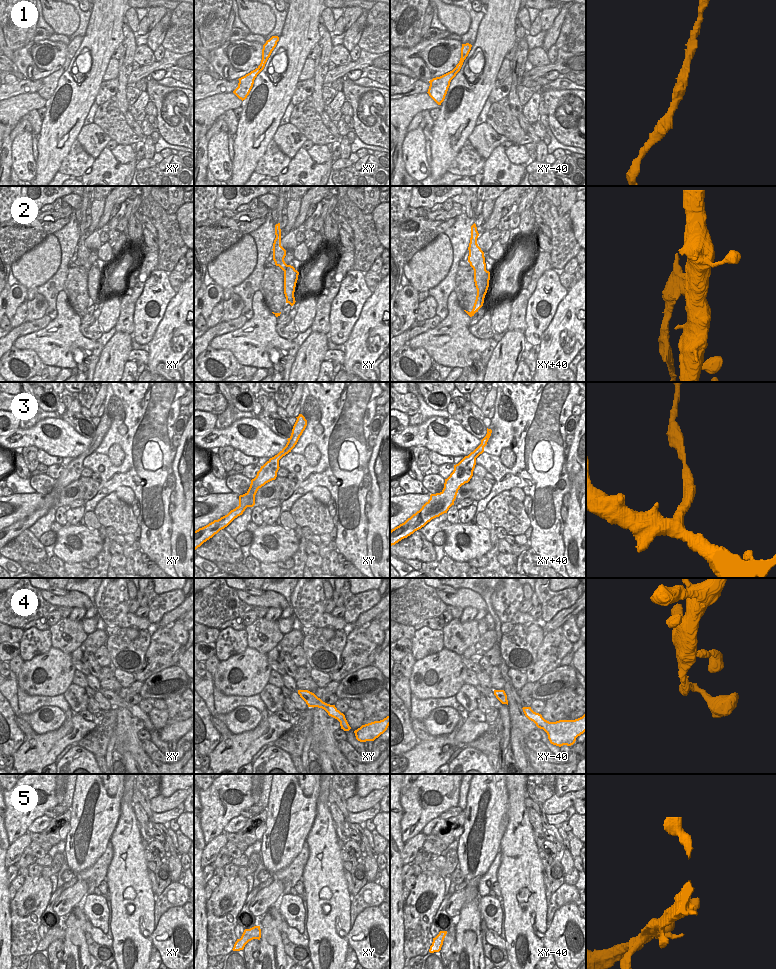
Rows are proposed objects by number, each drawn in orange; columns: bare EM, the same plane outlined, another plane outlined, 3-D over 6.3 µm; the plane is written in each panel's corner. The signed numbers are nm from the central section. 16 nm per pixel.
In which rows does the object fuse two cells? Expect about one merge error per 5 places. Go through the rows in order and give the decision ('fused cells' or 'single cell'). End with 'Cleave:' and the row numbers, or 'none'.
1: single cell
2: fused cells
3: single cell
4: single cell
5: single cell
Cleave: 2

